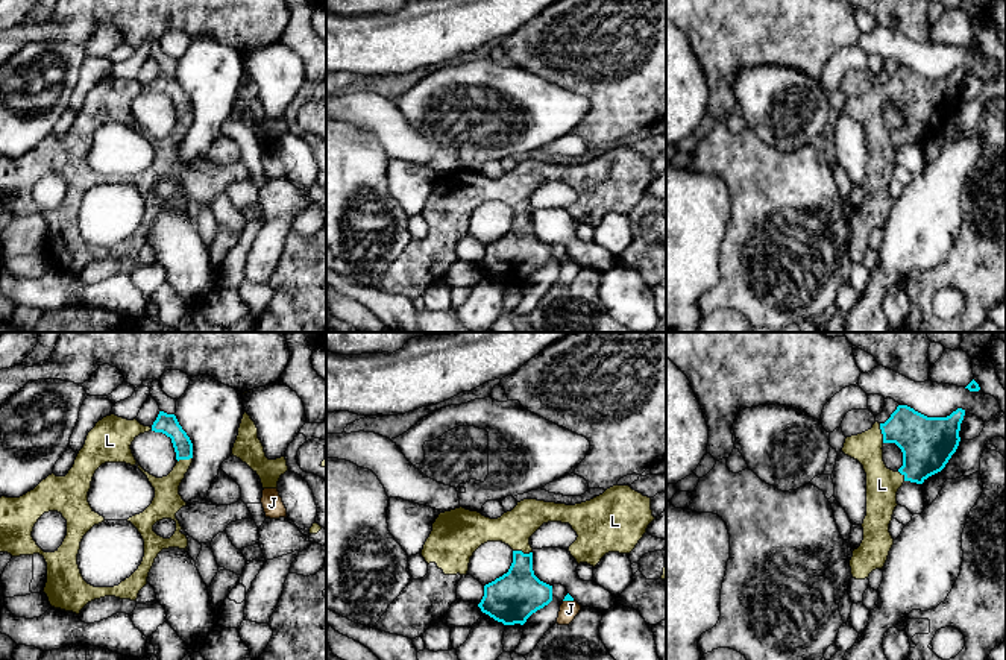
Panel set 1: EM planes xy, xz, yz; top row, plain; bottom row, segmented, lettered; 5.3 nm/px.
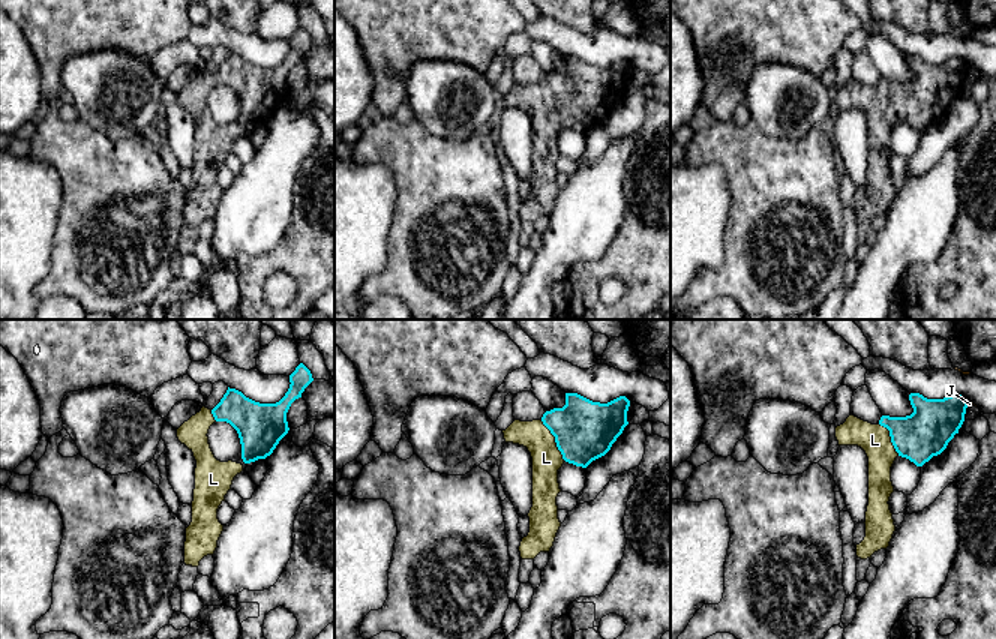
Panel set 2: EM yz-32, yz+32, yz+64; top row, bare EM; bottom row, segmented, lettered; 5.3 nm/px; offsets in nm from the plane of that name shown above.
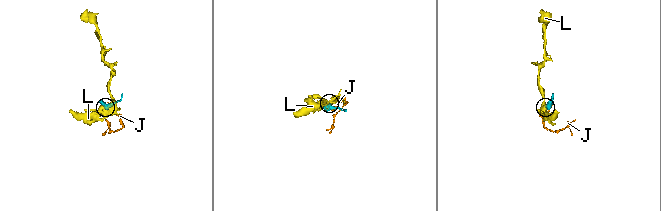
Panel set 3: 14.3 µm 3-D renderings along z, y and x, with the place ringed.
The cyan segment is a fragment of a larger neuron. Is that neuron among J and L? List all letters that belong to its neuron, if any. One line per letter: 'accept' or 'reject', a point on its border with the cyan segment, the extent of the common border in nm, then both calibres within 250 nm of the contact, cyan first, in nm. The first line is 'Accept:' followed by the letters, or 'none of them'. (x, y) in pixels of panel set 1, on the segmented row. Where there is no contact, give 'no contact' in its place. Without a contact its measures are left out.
Accept: L
J: reject; meets cyan in xz at (568, 600); contact 60 nm long; 40 nm thick on the cyan side, 100 nm on the other
L: accept; meets cyan in xz at (521, 551); contact 110 nm long; 260 nm thick on the cyan side, 190 nm on the other

